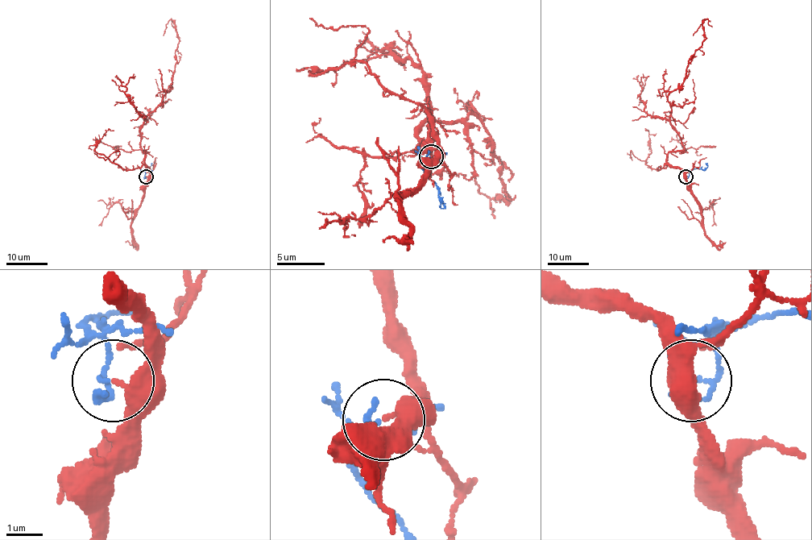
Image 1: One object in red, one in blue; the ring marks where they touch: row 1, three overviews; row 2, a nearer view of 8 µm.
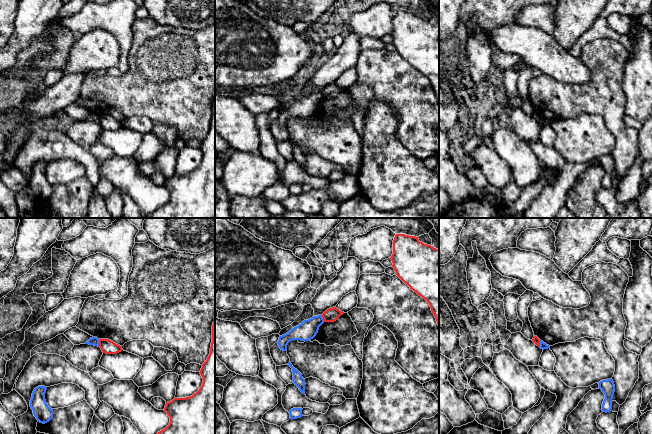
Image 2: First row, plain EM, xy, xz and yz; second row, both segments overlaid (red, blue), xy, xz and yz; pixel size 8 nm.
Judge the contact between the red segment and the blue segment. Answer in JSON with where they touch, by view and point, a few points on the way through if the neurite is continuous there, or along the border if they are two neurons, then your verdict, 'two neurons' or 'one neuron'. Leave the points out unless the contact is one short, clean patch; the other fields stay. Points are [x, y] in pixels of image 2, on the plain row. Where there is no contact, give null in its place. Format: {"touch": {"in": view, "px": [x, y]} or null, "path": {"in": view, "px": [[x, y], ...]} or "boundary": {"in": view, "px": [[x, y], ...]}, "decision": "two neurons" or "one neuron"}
{"touch": {"in": "xy", "px": [99, 119]}, "boundary": {"in": "xy", "px": [[98, 115], [99, 122]]}, "decision": "two neurons"}

